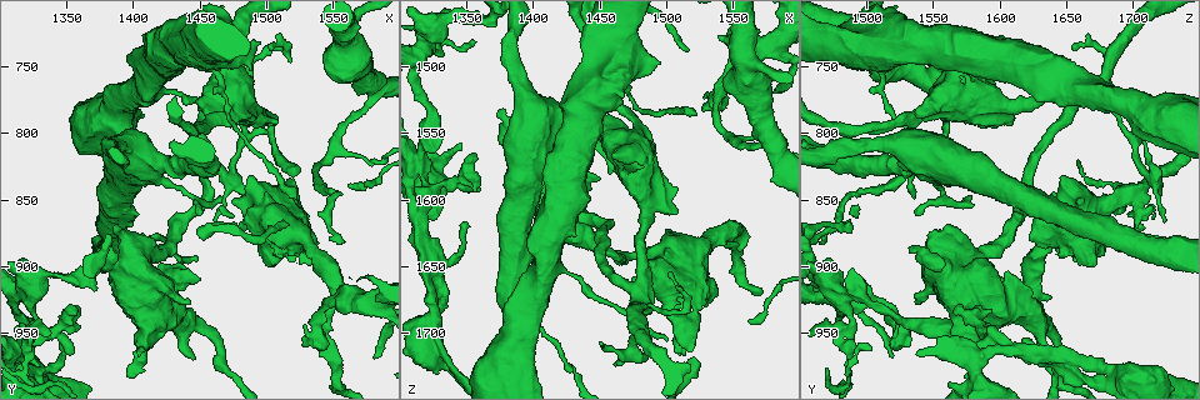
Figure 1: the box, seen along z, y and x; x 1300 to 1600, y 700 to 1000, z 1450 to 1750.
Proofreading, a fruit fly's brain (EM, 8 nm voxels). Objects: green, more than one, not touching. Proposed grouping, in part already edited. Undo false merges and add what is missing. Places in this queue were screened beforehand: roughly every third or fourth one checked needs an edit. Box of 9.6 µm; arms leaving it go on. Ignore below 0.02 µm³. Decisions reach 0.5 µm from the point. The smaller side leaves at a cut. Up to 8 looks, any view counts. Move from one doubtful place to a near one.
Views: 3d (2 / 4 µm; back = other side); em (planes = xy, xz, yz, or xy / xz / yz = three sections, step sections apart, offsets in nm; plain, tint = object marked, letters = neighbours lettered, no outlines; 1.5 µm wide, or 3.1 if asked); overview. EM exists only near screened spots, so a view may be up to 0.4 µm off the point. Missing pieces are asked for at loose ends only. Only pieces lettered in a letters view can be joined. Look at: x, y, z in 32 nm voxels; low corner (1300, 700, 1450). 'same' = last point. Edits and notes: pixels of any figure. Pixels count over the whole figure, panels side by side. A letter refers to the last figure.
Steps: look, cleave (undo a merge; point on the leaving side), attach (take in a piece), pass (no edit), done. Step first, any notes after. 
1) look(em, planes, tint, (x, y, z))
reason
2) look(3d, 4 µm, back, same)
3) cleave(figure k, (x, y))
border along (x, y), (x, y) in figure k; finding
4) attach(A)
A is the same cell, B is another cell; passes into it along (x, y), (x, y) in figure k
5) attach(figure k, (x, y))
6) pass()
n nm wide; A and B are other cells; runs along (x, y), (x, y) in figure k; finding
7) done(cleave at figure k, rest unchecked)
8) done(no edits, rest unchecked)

look(em, xz, step 4, letters, (1462, 866, 1724))
thin end

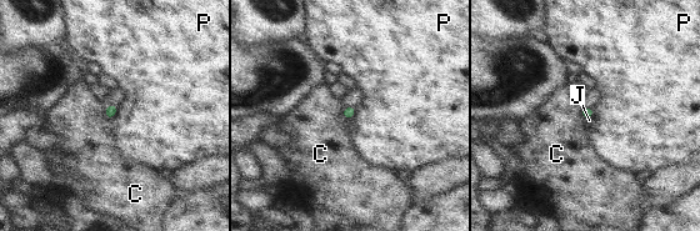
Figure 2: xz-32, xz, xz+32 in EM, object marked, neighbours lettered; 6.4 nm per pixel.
look(em, planes, letters, same)
cut it another way

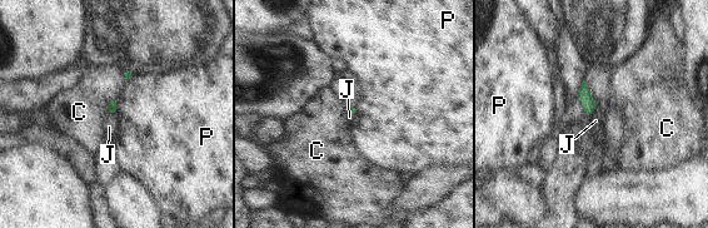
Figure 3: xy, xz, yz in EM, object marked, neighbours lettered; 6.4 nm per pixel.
attach(figure 3, (596, 120))
J is the same cell, C and P are other cells; passes into it along (588, 103), (593, 113), (596, 120) in figure 3; the neuron continues

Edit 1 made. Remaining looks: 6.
look(overview)
see it whole again

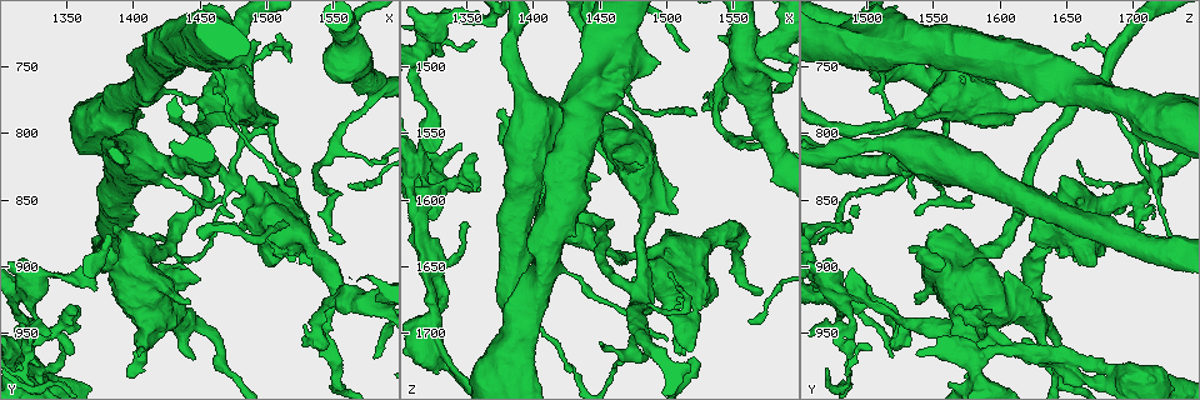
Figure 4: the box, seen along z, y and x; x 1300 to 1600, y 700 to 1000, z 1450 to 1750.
look(3d, 4 µm, (1422, 768, 1650))
sharp bend

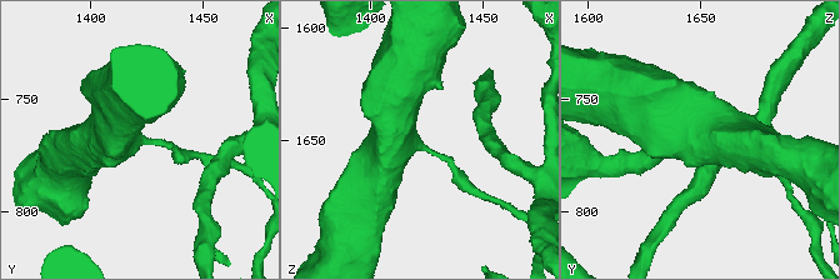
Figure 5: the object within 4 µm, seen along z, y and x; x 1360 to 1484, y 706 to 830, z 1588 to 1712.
look(em, planes, letters, (1421, 768, 1651))
need the tissue

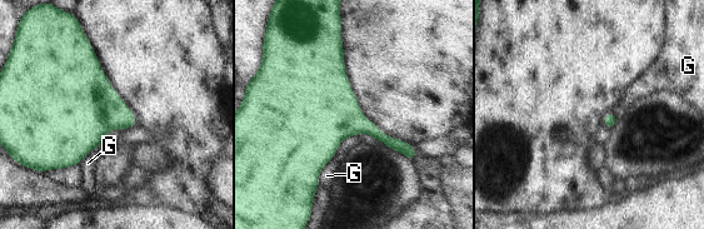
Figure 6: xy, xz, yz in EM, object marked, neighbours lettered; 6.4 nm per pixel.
pass()
G is another cell; border along (354, 135), (321, 169), (318, 185) in figure 6; all the same neuron

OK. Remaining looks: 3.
look(3d, 2 µm, (1320, 978, 1488))
two arms in line, one across

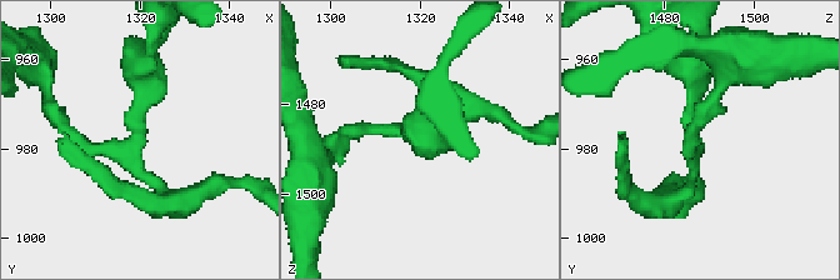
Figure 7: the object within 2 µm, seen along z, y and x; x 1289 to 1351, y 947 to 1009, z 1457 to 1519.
look(em, planes, tint, (1318, 978, 1487))
3 arms; shape alone is not enough

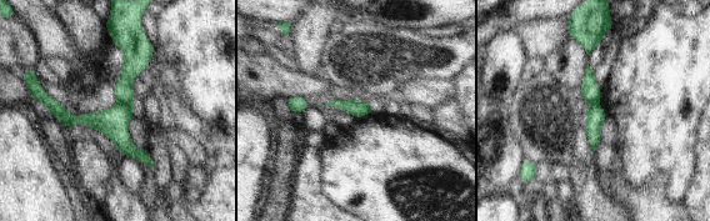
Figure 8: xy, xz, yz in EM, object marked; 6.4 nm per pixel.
look(em, planes, letters, same)

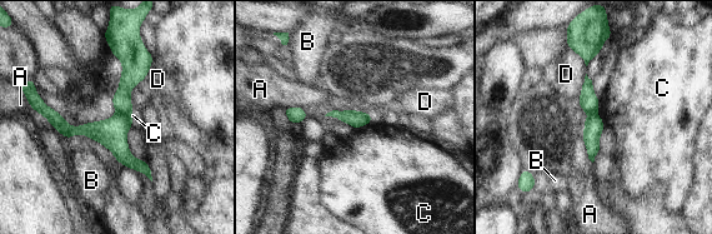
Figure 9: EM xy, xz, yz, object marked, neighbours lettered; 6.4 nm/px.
cleave(figure 9, (111, 133))
A, B, C and D are other cells; the part that leaves runs along (41, 106), (146, 170) in figure 9; two neurons meet here

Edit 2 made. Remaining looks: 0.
done(attach at figure 3, cleave at figure 9, rest unchecked)

